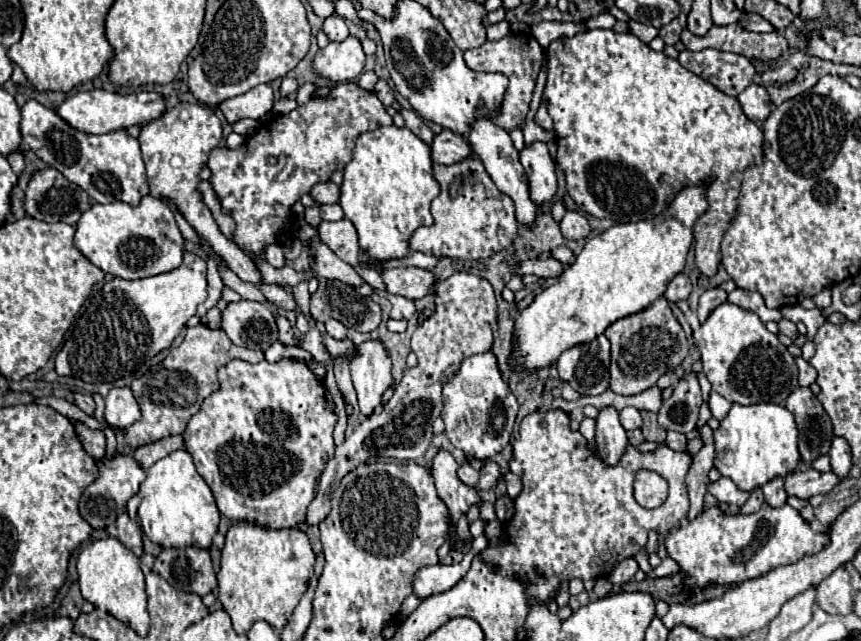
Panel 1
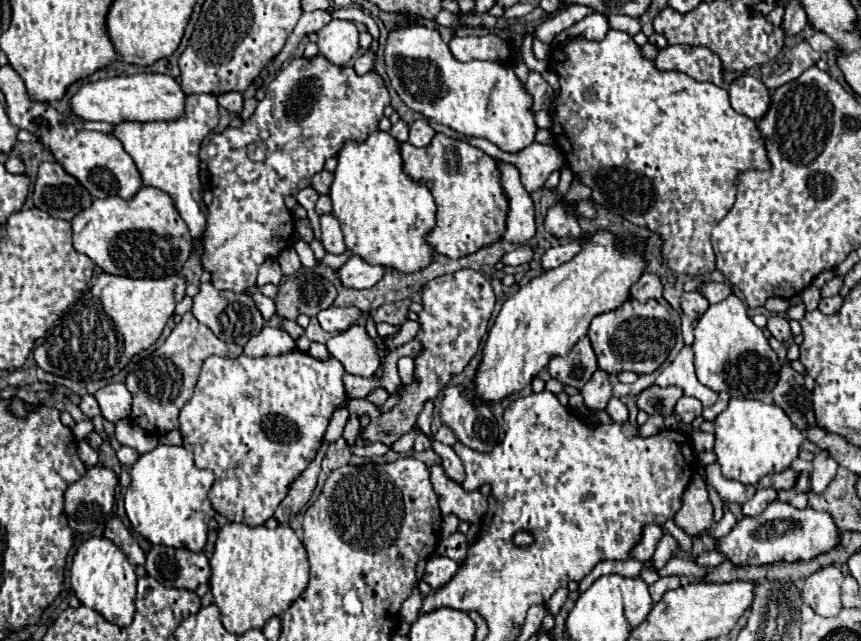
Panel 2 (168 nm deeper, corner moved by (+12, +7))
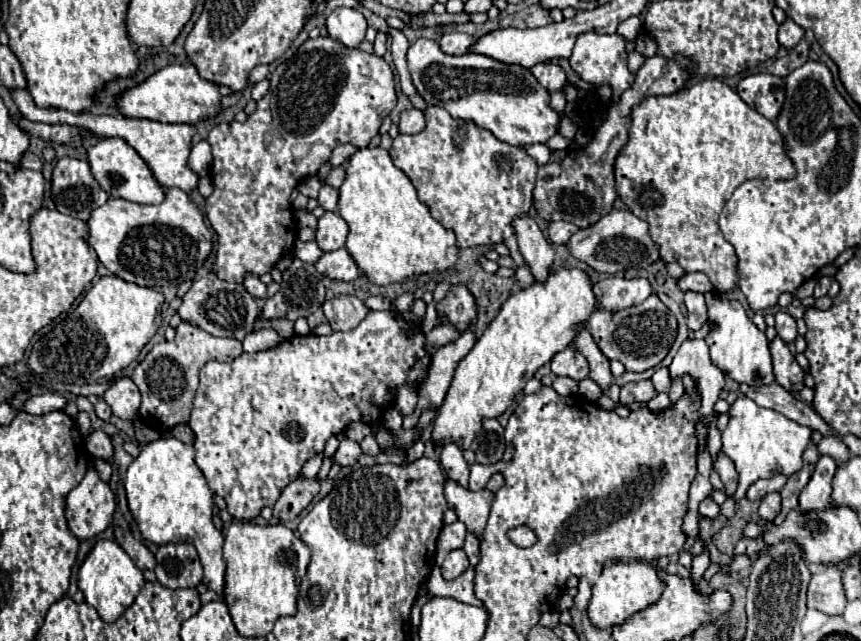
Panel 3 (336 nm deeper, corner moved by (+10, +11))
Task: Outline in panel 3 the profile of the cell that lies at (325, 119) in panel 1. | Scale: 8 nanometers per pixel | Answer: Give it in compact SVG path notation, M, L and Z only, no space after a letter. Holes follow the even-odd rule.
M319 36L303 42L293 58L275 68L270 87L245 124L237 120L219 124L207 136L207 142L213 148L211 182L215 190L207 198L205 214L217 232L213 270L221 280L227 282L241 284L241 278L247 272L255 272L257 276L271 272L275 262L293 250L297 226L289 196L301 176L317 174L321 164L329 160L331 150L339 144L351 142L357 148L365 148L397 102L395 80L389 64L375 54L359 48L347 48L331 36Z

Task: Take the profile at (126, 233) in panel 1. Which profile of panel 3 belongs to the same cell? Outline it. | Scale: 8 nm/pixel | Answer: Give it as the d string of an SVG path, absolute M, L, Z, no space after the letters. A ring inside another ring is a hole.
M167 188L165 202L145 206L123 198L109 198L103 206L91 212L89 244L107 270L125 282L147 288L165 288L195 280L213 250L213 232L207 226L205 214L181 188Z

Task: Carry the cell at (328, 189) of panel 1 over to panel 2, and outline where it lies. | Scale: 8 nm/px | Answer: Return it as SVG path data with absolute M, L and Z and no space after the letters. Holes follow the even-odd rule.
M323 170L323 172L319 172L317 176L311 178L311 188L313 188L317 194L329 194L331 182L333 182L333 174L327 172L327 170Z

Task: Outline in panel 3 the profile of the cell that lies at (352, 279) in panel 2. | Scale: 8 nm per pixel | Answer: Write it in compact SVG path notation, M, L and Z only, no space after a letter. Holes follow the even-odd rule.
M339 248L339 250L333 250L333 252L325 252L315 262L315 270L321 272L323 276L327 276L327 278L343 280L343 282L351 282L351 280L361 276L357 264L353 262L353 258L349 256L349 252L345 248Z

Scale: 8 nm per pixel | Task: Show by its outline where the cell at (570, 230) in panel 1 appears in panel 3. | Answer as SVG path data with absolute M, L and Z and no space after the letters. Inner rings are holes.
M559 220L559 222L551 222L549 224L549 240L553 242L553 244L567 244L569 242L569 238L577 232L579 228L575 226L575 224L571 224L571 222L563 222L563 220Z

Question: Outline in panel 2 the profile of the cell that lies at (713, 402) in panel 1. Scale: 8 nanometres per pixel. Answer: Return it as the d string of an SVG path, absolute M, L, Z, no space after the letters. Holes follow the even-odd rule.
M685 346L677 358L657 376L655 380L657 386L681 386L685 396L692 396L699 399L703 406L712 406L718 399L718 393L713 392L711 388L703 386L693 368L693 350L691 346Z

